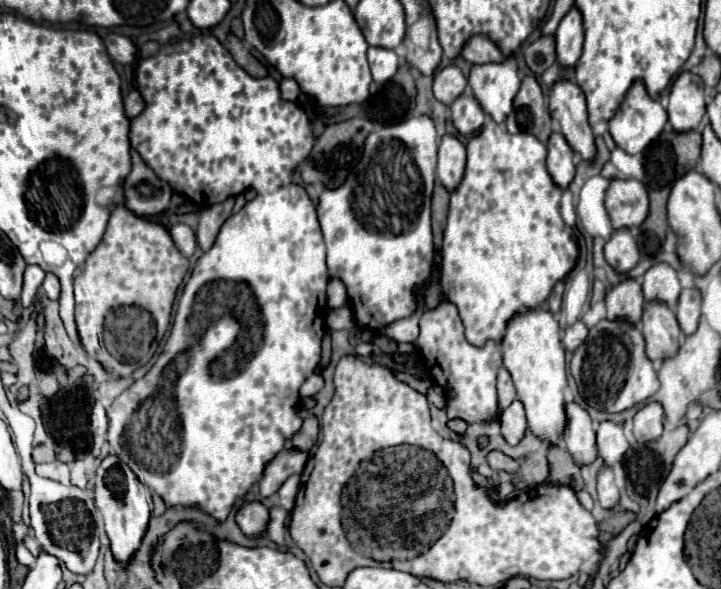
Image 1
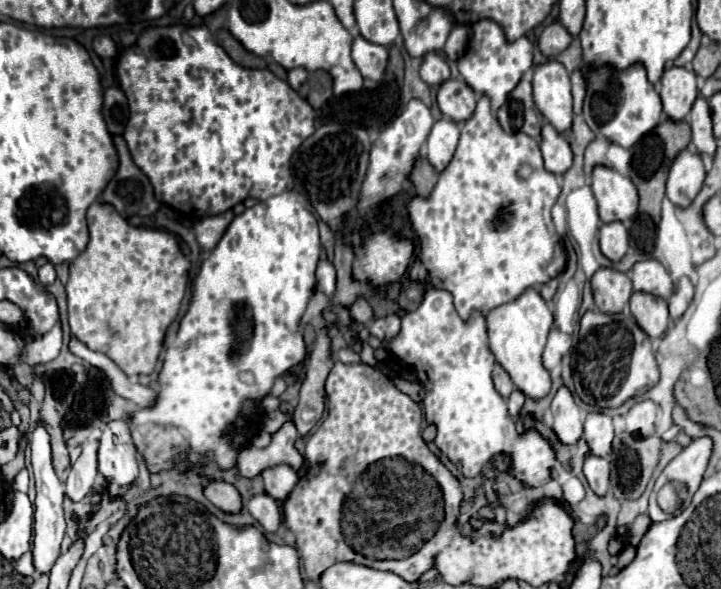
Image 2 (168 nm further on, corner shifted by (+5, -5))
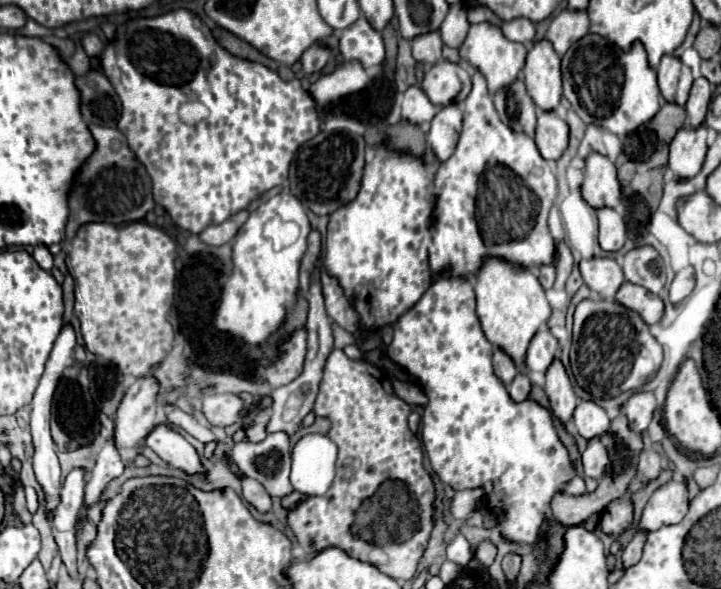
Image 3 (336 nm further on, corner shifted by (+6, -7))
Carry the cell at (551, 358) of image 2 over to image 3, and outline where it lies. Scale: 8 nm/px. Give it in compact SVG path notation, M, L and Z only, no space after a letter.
M548 328L536 332L526 352L526 368L530 372L546 372L558 352L558 340L550 334Z

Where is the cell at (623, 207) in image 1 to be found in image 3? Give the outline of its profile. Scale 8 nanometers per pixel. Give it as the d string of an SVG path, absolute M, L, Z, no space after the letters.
M592 152L586 158L586 178L582 184L584 200L592 208L616 208L622 204L622 186L616 178L616 166L602 154Z

